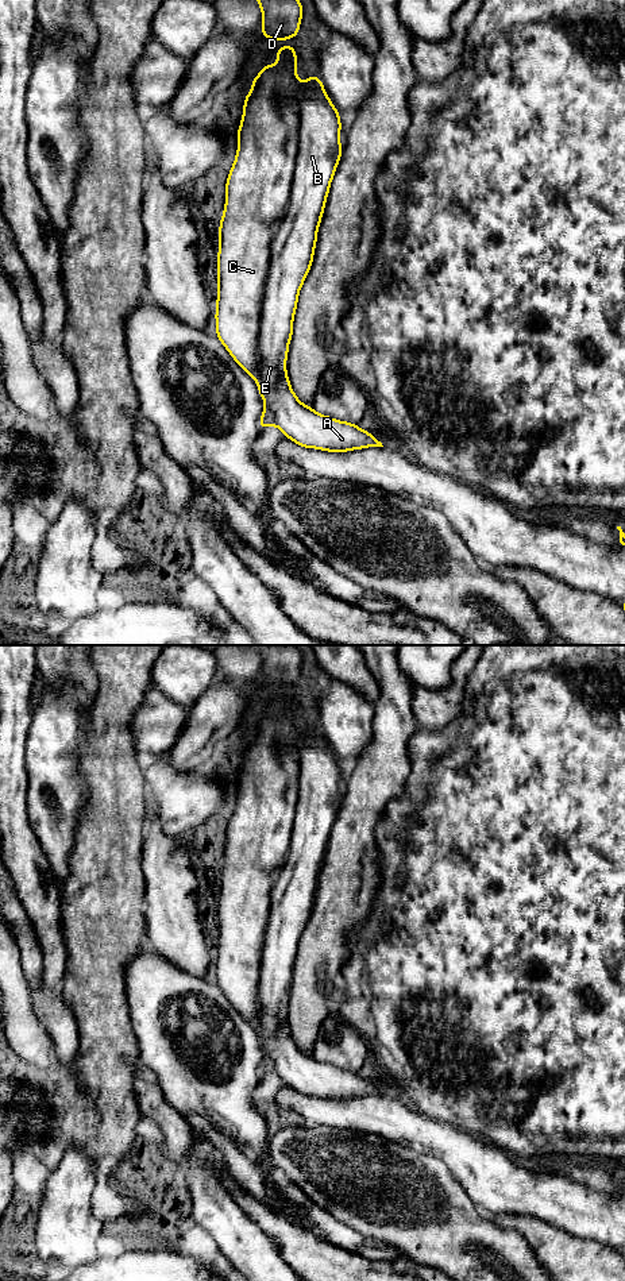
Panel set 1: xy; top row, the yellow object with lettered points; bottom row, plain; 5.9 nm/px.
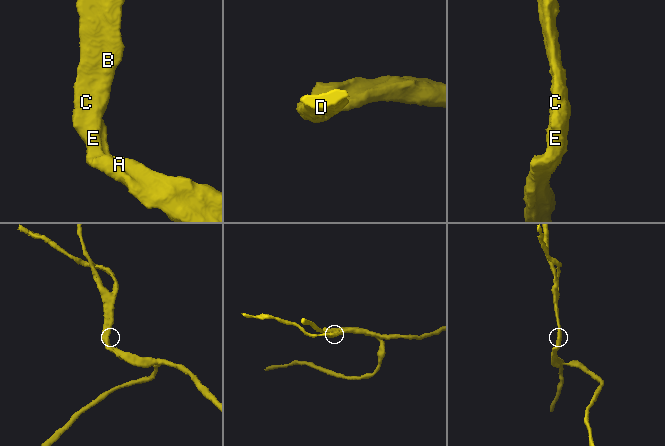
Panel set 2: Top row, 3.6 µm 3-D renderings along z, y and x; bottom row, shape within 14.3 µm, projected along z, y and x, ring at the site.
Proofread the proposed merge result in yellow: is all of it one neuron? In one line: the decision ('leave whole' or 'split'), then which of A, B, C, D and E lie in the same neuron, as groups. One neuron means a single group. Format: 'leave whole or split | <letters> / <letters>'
split | A C D / B E

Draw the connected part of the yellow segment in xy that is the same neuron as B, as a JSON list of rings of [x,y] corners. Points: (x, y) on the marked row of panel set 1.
[[[320,77],[305,78],[304,86],[305,89],[298,94],[298,154],[296,157],[290,200],[270,244],[270,266],[262,304],[258,340],[258,390],[262,398],[270,391],[274,391],[283,381],[283,369],[293,335],[293,319],[298,293],[312,266],[317,229],[325,208],[331,181],[343,151],[340,146],[342,123],[339,111],[331,103]]]

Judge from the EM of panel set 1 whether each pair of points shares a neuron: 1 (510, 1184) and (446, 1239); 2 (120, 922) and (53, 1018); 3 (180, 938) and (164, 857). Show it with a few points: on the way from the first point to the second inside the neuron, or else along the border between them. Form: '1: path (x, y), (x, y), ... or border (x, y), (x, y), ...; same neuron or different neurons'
1: border (460, 1184), (475, 1208), (489, 1216); different neurons
2: border (60, 992), (78, 1030); different neurons
3: path (172, 918), (170, 878); same neuron

